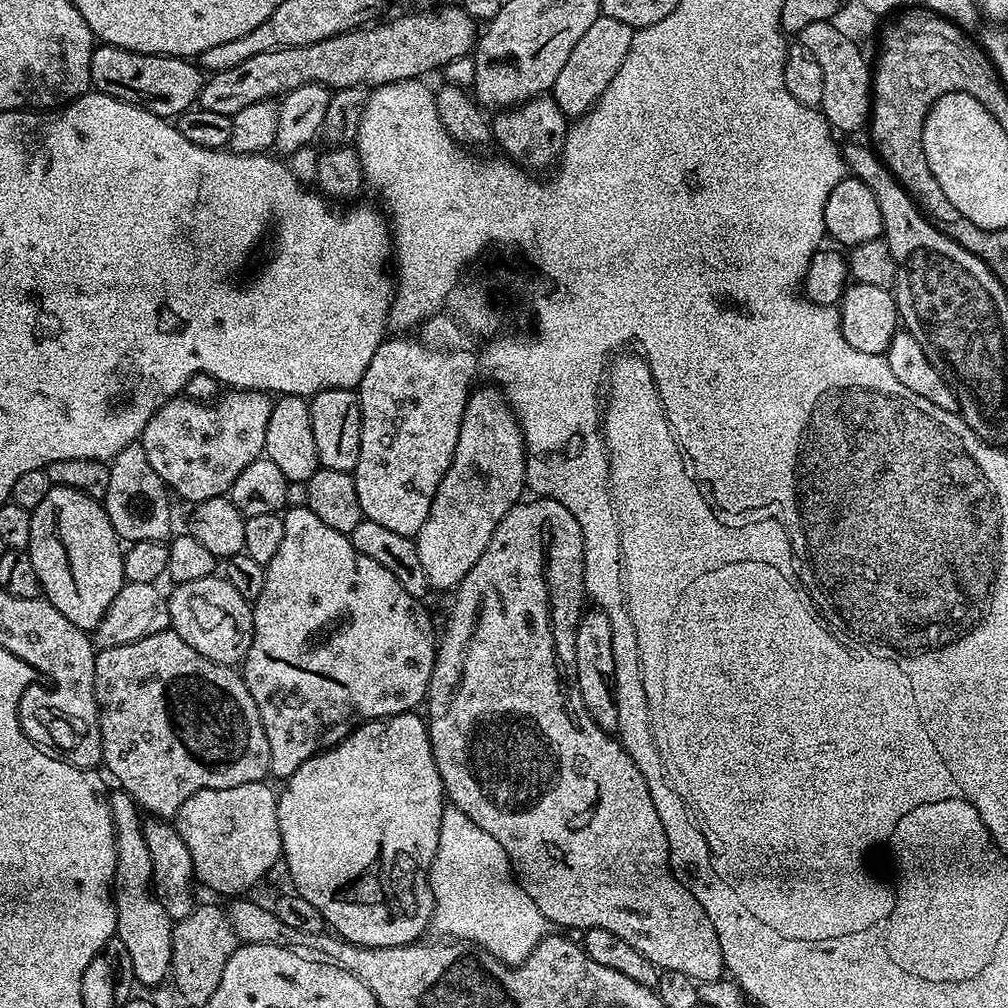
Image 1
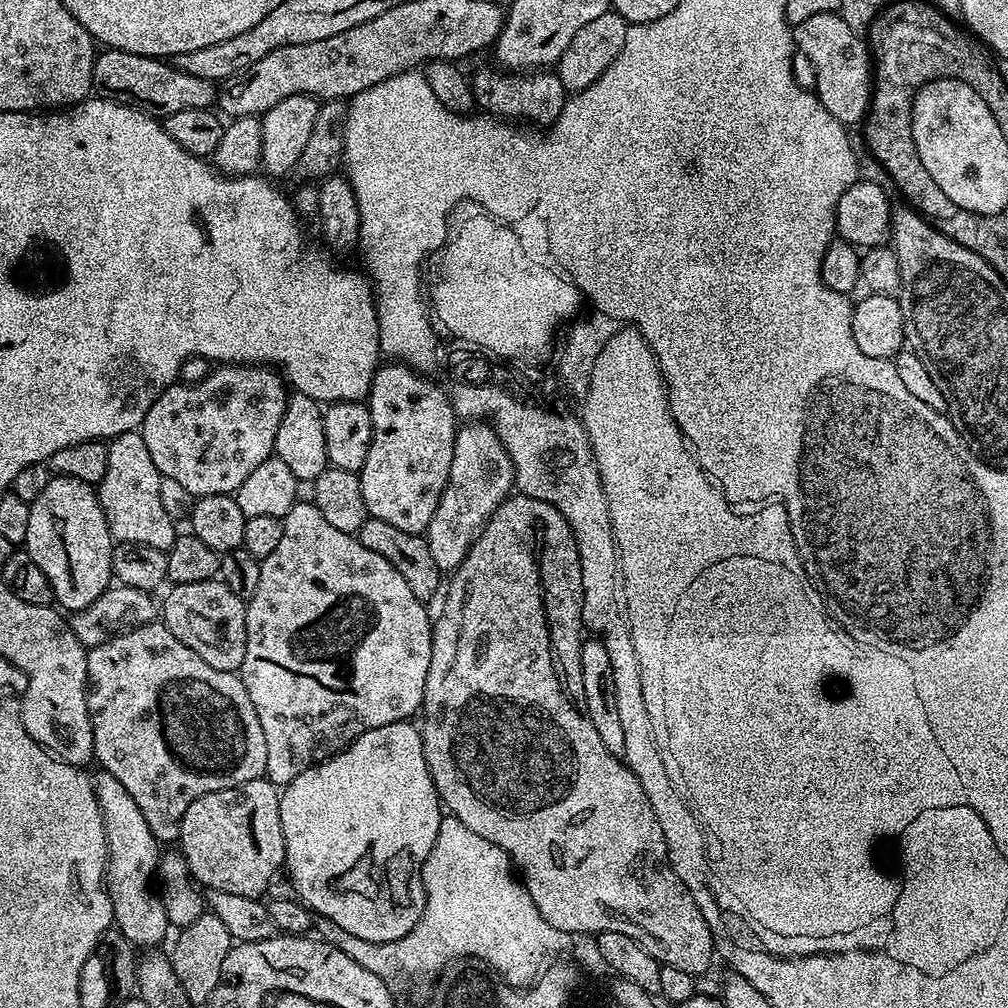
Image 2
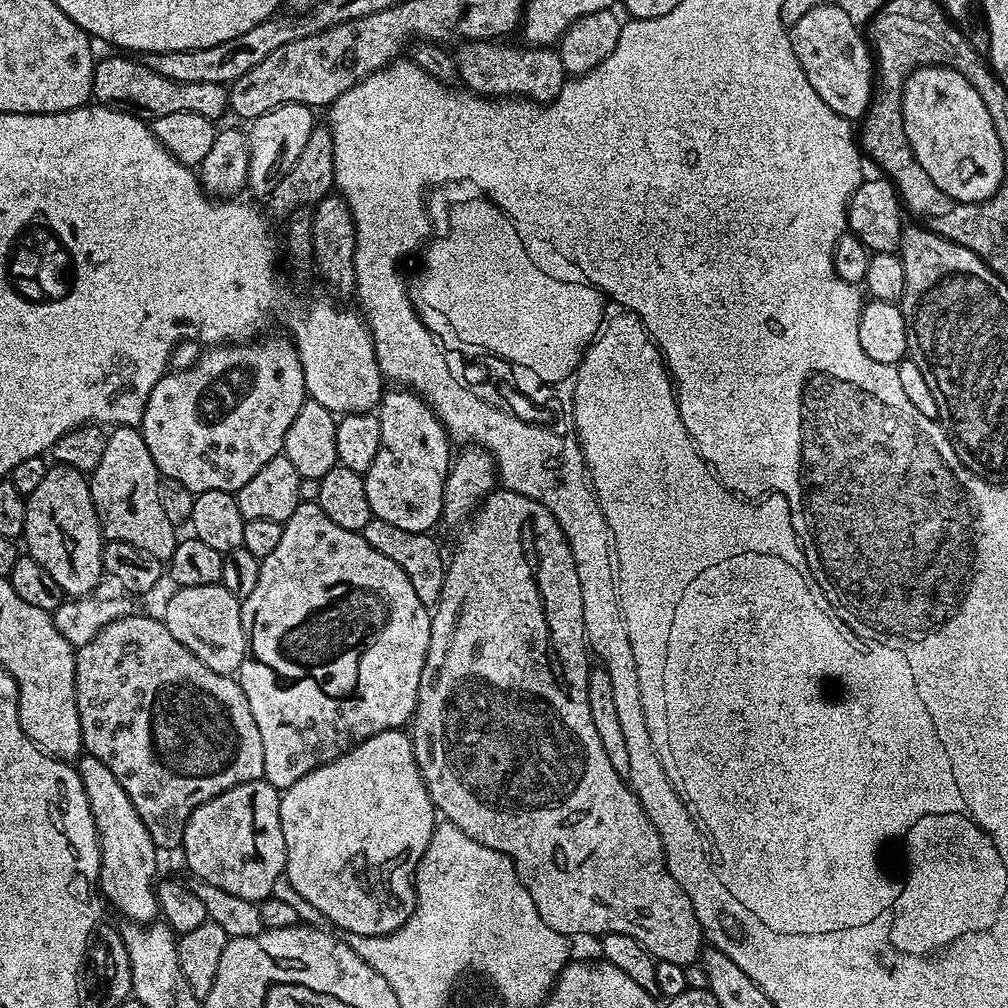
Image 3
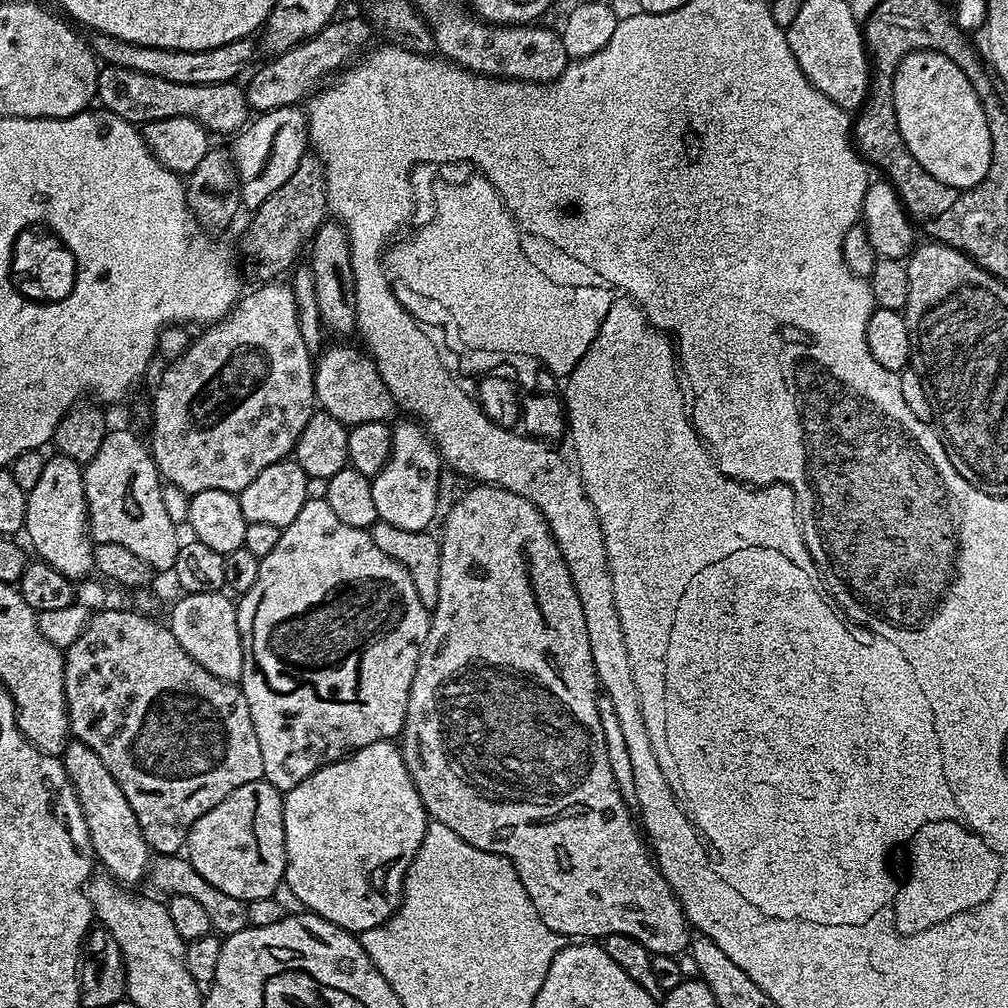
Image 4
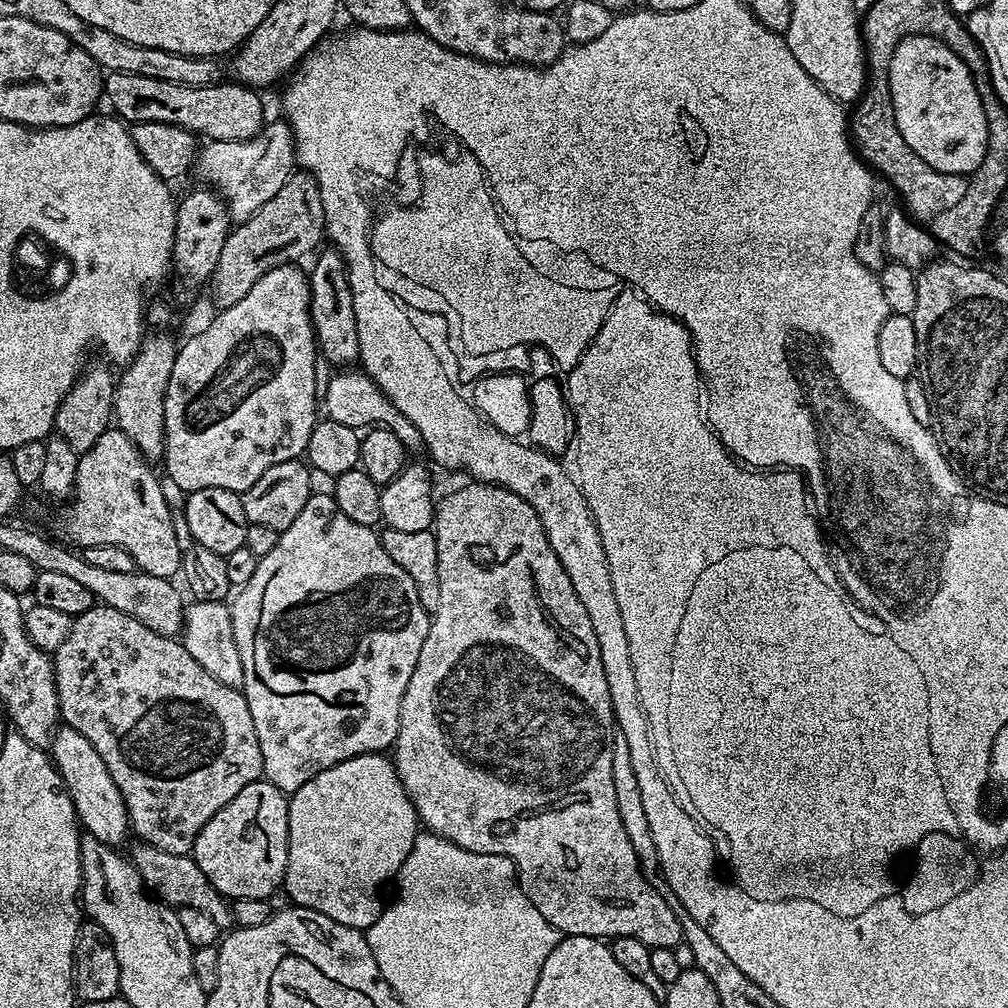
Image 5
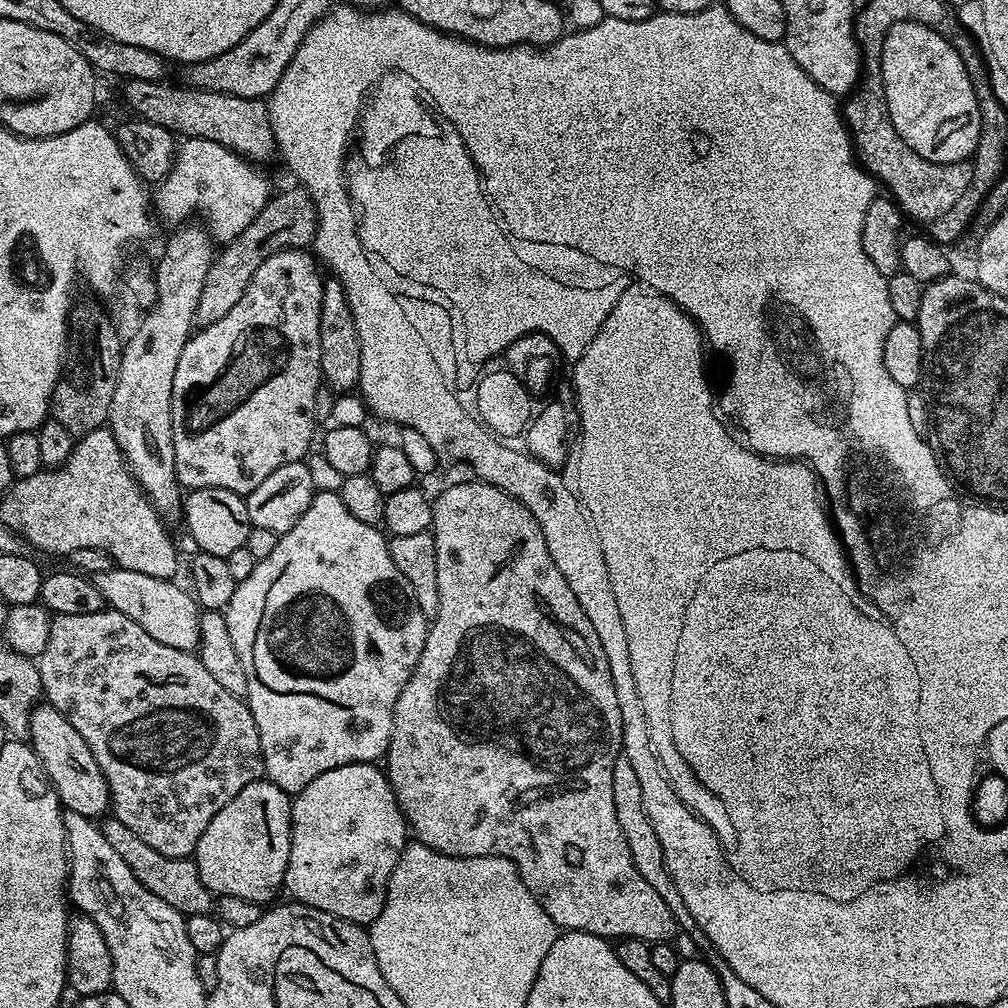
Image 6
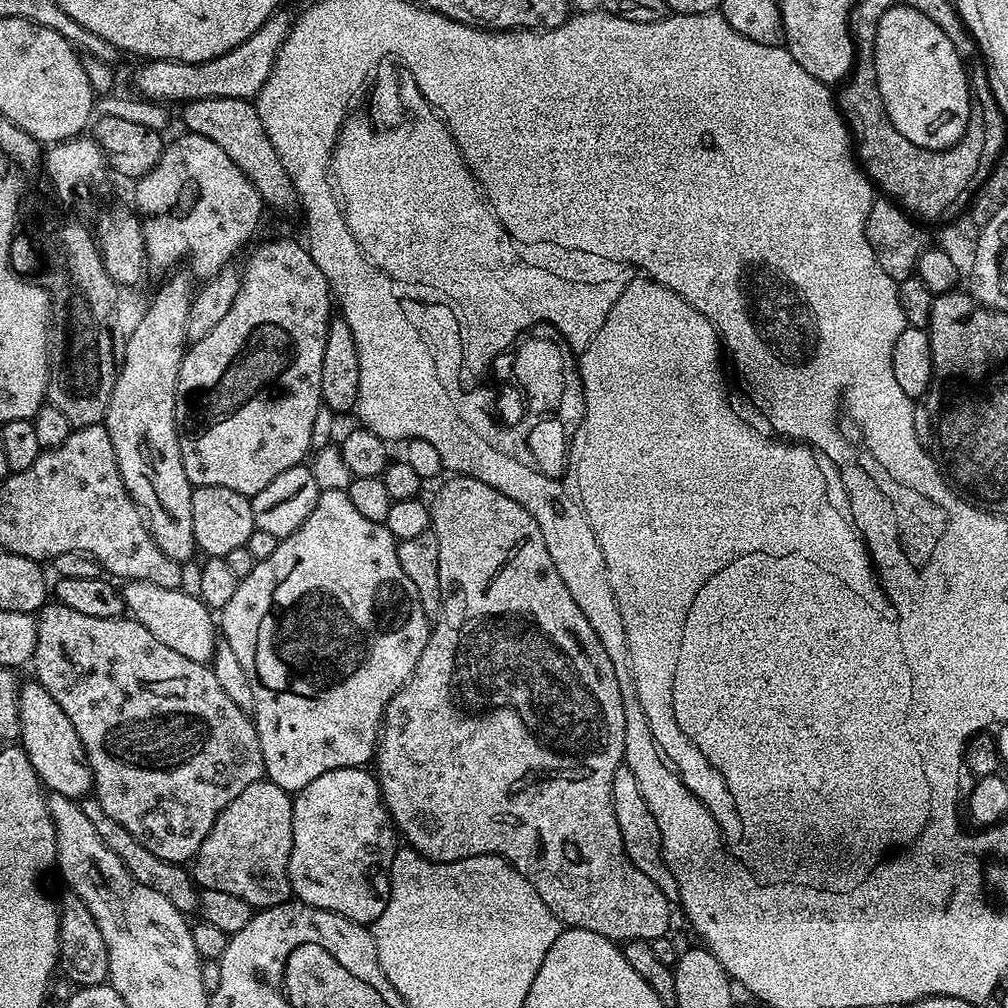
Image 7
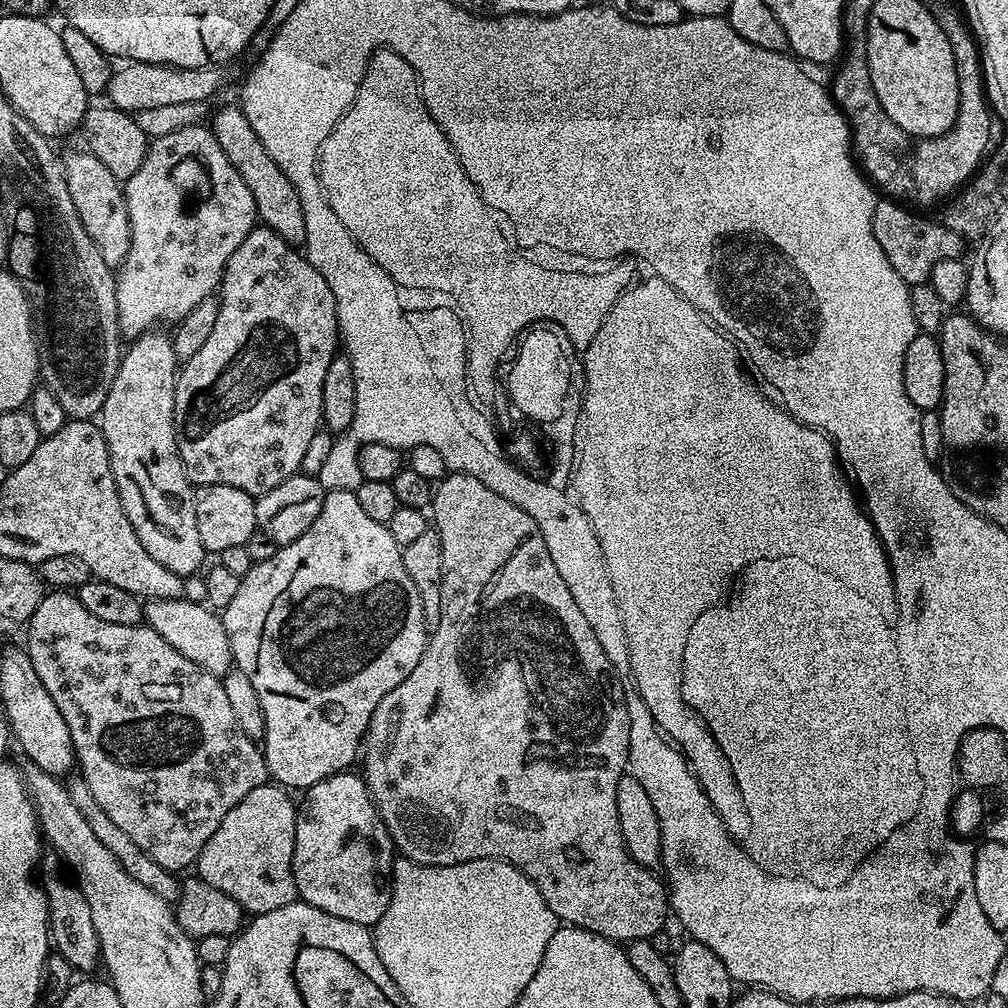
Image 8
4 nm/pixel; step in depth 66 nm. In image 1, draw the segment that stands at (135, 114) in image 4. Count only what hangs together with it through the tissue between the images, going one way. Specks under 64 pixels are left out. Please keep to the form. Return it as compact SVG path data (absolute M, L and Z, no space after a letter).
M101 43L92 50L90 78L92 88L97 92L142 110L150 110L156 116L175 118L199 101L206 76L191 59L183 56L155 56L149 52L131 52Z

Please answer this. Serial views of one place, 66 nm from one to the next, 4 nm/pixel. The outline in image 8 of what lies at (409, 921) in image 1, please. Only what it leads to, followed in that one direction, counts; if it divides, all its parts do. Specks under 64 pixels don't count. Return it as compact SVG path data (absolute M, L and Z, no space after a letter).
M345 770L336 775L318 782L313 788L303 793L304 801L299 801L296 813L296 841L294 842L294 858L292 859L292 877L296 883L297 897L303 903L314 906L318 910L326 910L326 914L334 914L334 918L346 918L350 922L358 922L365 926L374 926L386 914L386 906L392 897L390 891L390 877L392 875L392 861L394 859L394 845L382 818L376 809L376 803L372 801L372 795L368 793L368 787L364 784L363 775L355 771Z

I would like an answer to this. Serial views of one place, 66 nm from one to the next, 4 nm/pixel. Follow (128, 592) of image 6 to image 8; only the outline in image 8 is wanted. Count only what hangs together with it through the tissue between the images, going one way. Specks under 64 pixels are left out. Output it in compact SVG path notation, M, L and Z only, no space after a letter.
M188 598L148 600L143 605L142 616L148 627L166 638L166 642L170 642L170 646L174 646L182 658L190 658L194 666L202 666L202 670L223 678L234 666L224 622L213 609L200 604L191 604Z

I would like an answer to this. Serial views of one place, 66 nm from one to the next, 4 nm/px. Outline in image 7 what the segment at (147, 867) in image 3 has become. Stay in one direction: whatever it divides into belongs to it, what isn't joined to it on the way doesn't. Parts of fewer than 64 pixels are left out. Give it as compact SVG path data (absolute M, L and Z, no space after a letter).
M39 682L31 683L21 685L19 747L30 758L30 766L34 766L36 777L49 793L57 792L66 798L79 801L93 791L94 785L92 767L78 738L78 730L74 730L62 706L58 706L58 702L50 698L48 691Z

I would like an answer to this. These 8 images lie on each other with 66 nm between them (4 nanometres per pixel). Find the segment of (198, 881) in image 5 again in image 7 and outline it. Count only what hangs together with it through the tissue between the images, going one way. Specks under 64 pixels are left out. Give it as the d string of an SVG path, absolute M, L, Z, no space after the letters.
M85 799L83 806L86 818L90 818L94 830L98 830L100 841L110 850L114 850L118 858L122 858L126 870L130 870L130 874L134 874L134 878L138 878L142 886L150 886L150 890L162 894L162 898L166 898L166 902L170 902L170 906L174 906L179 912L191 914L197 911L200 892L193 873L185 865L166 862L158 858L158 854L150 854L150 850L146 850L146 846L142 846L142 842L138 842L138 838L134 838L130 830L126 830L126 826L118 826L118 822L114 822L114 818L110 818L110 814L102 810L102 806L96 799Z

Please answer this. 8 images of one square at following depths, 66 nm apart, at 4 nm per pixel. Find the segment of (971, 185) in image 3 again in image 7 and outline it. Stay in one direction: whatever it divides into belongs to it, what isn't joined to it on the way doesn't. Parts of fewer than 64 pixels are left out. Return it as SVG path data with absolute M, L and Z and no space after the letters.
M903 4L882 14L874 38L874 70L878 74L878 90L882 94L886 114L894 130L898 130L898 134L902 134L906 142L914 142L914 146L919 148L941 152L963 138L974 115L970 72L964 69L963 63L965 61L954 42L950 42L950 38L942 34L942 26L938 26L938 22L930 22L930 18L926 18L926 14L922 14L917 8Z

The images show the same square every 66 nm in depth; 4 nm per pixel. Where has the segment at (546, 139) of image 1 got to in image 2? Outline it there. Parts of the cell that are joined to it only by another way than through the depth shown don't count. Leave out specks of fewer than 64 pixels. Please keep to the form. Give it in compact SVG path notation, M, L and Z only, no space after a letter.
M484 68L476 77L474 75L471 77L472 99L477 109L508 122L519 121L518 118L521 116L524 119L521 121L532 126L547 126L556 121L558 114L562 114L566 93L555 71L536 70L531 74L513 74L508 70L497 71Z

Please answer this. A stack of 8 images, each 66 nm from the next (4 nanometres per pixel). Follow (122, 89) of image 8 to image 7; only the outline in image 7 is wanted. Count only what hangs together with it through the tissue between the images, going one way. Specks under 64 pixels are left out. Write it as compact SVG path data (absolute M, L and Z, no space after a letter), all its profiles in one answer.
M277 10L273 12L263 26L246 42L242 42L234 50L222 54L218 58L210 58L206 62L191 64L177 60L148 60L136 72L136 88L145 100L153 102L169 102L168 100L201 100L202 98L242 98L252 100L262 90L278 52L292 32L293 13Z

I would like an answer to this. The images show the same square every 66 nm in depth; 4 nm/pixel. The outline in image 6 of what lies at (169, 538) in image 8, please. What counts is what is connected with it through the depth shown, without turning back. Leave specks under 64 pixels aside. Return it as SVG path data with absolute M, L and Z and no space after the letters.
M188 222L173 232L176 233L169 238L164 257L154 264L158 286L156 305L147 309L145 316L148 317L123 345L118 386L114 386L107 422L128 461L132 476L164 518L179 517L182 512L182 489L176 481L172 437L174 370L189 336L193 335L198 298L202 298L202 282L214 259L214 241L207 227Z

